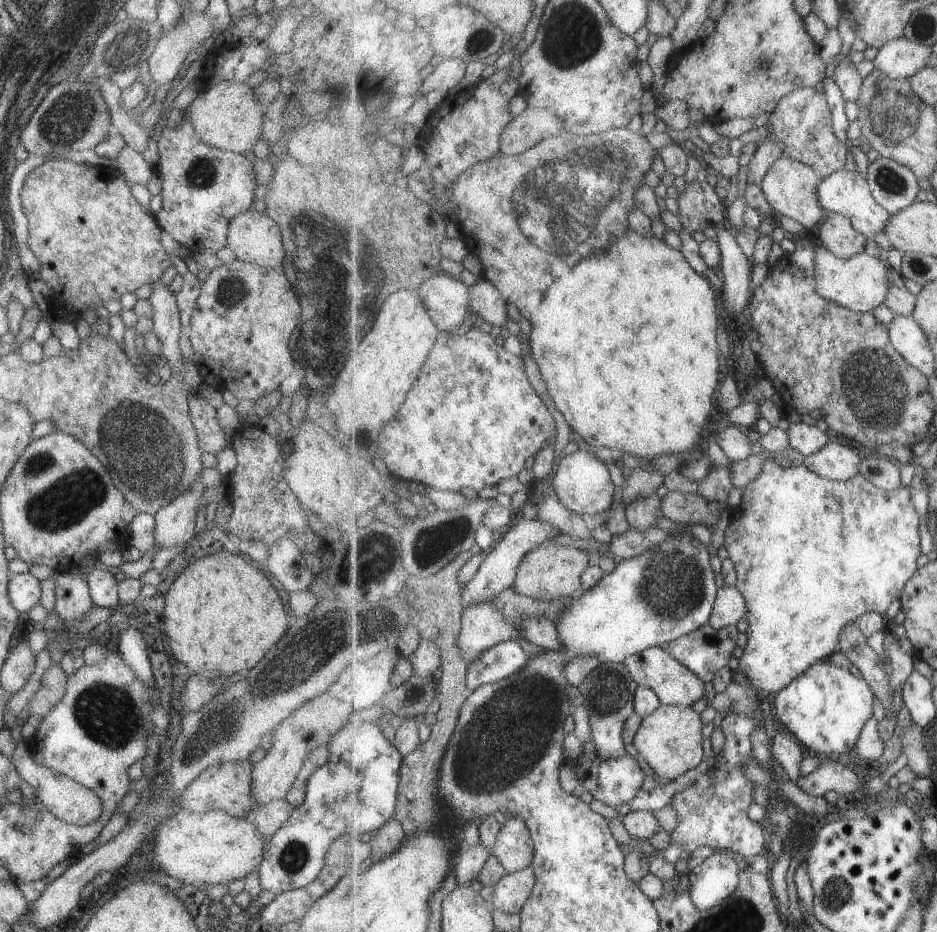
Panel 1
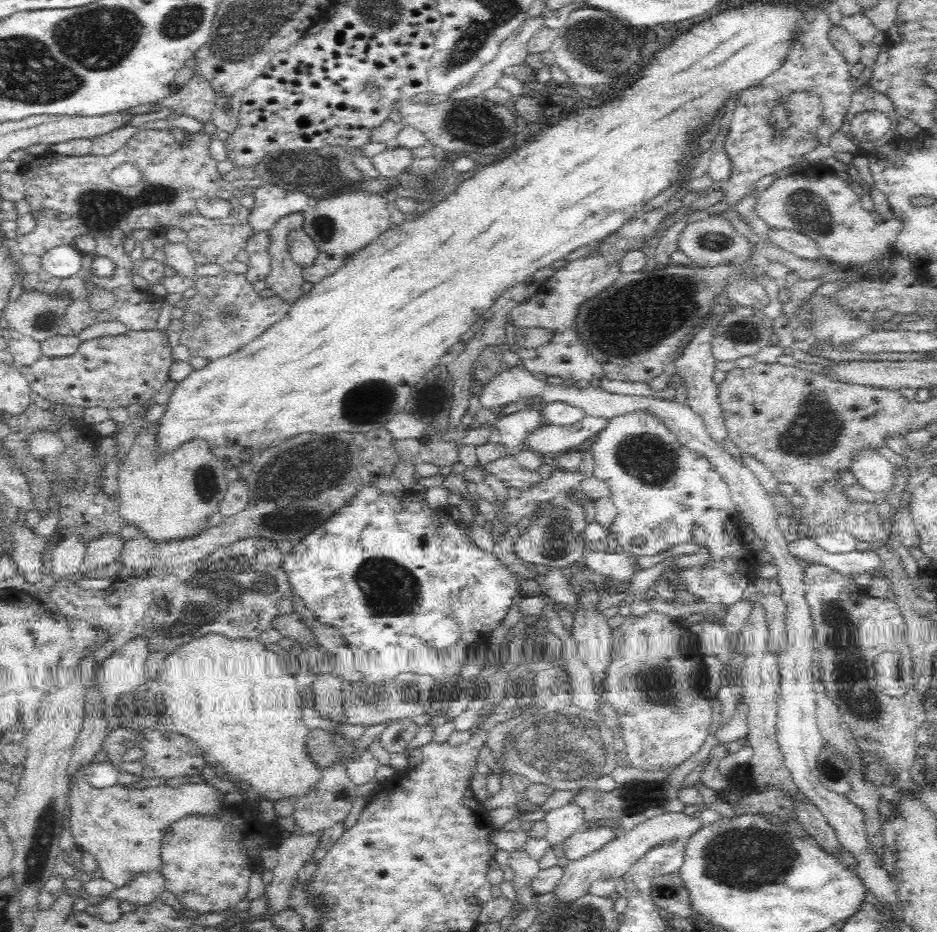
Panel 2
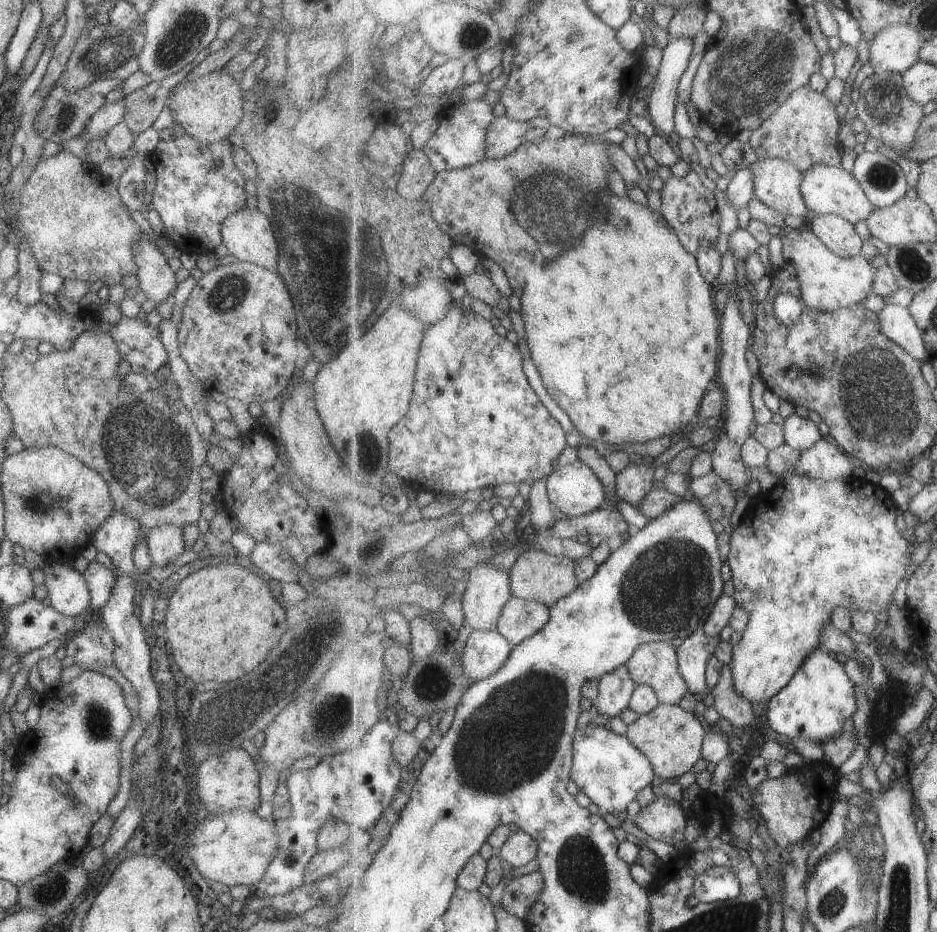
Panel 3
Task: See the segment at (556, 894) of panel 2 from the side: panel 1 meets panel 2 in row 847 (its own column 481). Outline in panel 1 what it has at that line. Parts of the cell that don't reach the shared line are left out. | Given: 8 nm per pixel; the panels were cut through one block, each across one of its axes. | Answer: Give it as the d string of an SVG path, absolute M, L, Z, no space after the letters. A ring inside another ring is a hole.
M493 600L473 604L462 613L459 644L467 668L473 664L473 660L479 660L487 648L519 638L520 632L505 620L501 608L497 610L493 606Z

